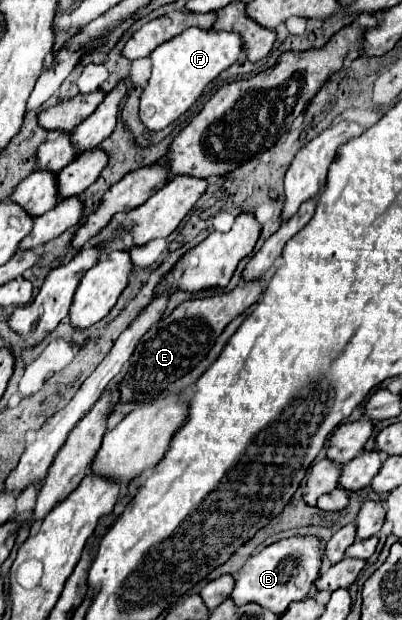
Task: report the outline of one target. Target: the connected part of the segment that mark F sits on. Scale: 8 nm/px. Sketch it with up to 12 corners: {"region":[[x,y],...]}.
{"region":[[189,27],[151,53],[141,121],[161,131],[245,55],[233,31]]}

